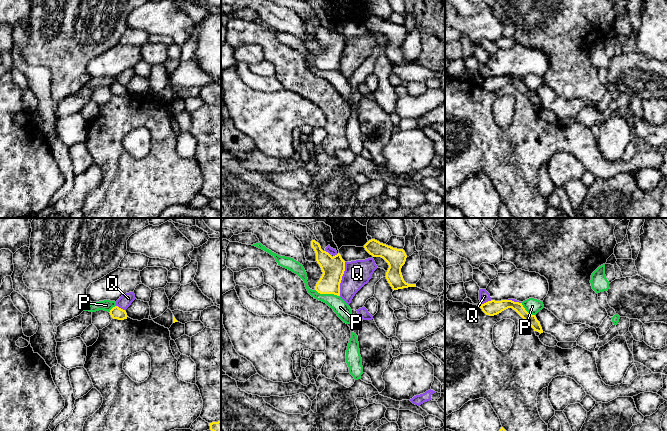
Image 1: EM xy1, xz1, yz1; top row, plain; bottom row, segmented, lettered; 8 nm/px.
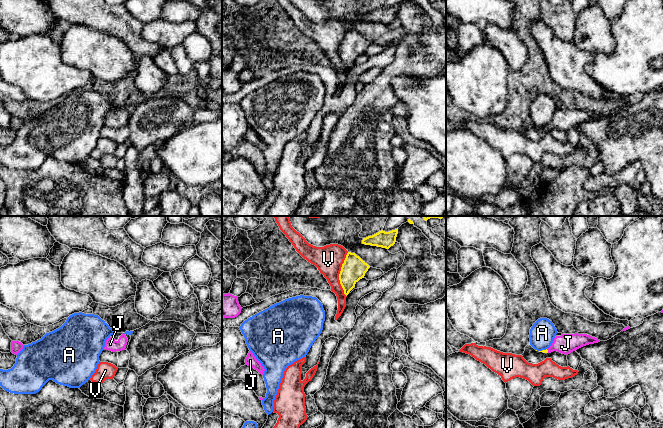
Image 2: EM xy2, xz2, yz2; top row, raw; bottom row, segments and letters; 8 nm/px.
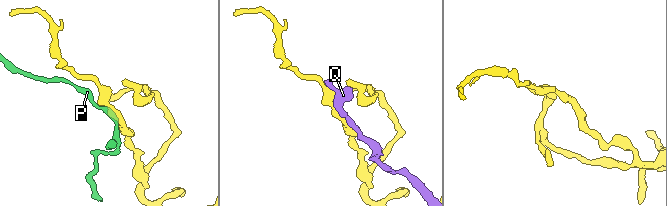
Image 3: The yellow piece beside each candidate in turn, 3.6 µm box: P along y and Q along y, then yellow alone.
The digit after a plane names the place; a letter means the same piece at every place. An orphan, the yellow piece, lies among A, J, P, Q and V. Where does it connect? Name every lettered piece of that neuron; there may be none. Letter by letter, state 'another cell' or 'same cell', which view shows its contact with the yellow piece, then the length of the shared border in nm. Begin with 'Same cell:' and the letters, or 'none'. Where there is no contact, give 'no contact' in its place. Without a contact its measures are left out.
Same cell: J
A: another cell; contact in yz2; length 70 nm
J: same cell; contact in yz2; length 40 nm
P: another cell; contact in xz1; length 200 nm
Q: another cell; contact in xz1; length 280 nm
V: another cell; contact in xz2; length 360 nm

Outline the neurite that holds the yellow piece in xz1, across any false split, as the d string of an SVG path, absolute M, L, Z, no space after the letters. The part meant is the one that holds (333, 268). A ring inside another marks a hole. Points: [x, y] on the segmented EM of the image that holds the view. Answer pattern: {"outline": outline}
{"outline": "M315 240L311 241L311 246L316 253L316 261L323 272L315 290L320 294L340 296L340 283L345 271L345 261L339 253L332 257L328 252L323 251Z"}

